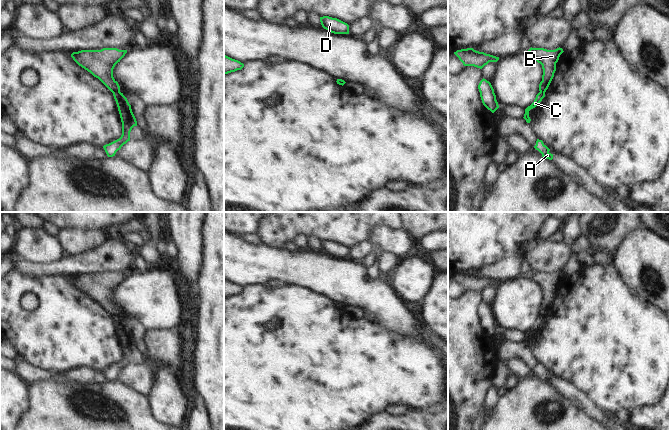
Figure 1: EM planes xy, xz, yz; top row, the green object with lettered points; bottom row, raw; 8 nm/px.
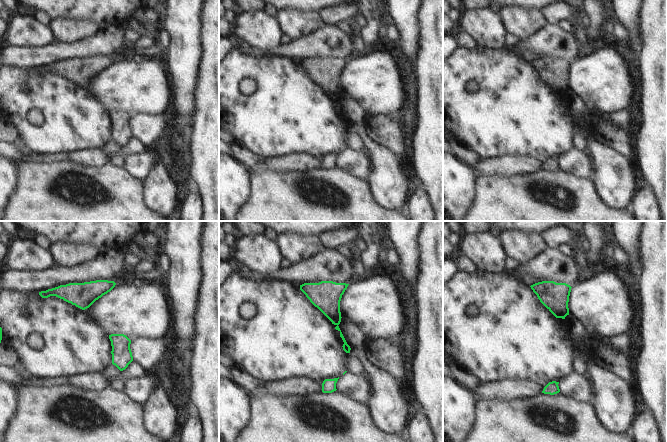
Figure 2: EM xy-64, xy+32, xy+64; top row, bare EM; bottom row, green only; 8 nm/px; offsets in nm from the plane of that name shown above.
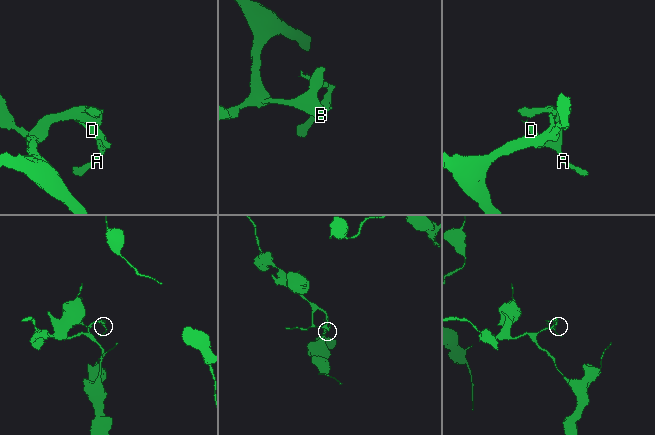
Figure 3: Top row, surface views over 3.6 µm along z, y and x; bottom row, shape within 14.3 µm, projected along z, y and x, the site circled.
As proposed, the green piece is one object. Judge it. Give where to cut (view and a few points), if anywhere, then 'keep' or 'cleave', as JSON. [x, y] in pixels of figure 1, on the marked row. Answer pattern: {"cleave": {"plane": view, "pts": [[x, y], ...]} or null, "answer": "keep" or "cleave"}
{"cleave": {"plane": "xy", "pts": [[119, 91], [113, 93]]}, "answer": "cleave"}

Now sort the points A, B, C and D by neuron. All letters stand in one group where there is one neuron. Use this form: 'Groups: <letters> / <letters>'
Groups: A C D / B

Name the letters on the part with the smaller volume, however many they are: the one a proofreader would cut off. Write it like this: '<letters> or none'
A, C, D

